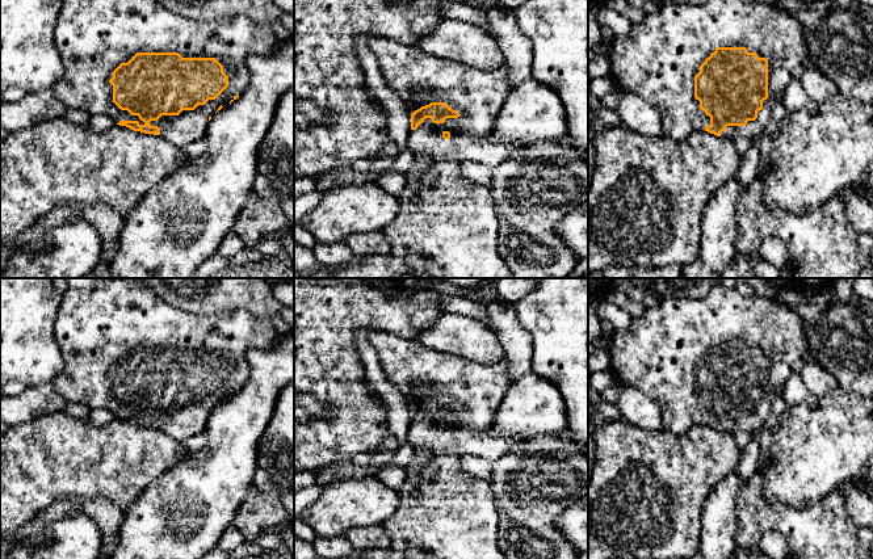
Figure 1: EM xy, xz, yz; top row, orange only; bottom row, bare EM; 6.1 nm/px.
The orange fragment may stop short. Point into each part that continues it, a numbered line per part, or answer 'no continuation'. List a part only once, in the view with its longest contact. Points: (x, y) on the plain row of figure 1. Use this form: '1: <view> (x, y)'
1: xy (100, 320)

